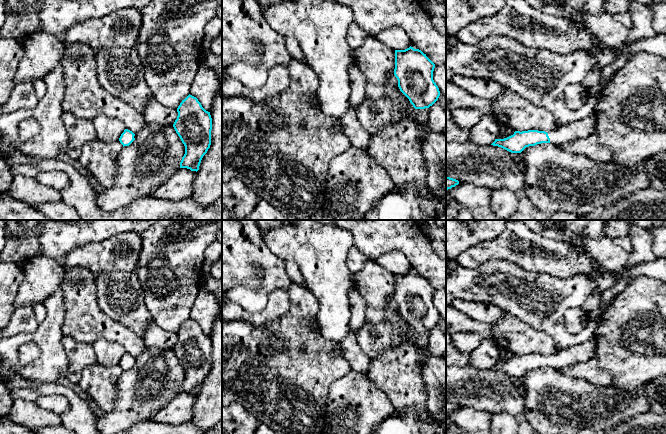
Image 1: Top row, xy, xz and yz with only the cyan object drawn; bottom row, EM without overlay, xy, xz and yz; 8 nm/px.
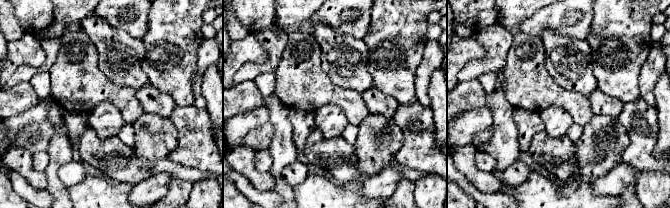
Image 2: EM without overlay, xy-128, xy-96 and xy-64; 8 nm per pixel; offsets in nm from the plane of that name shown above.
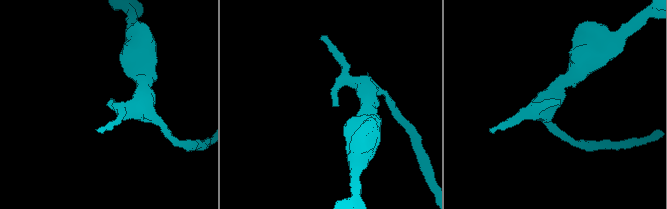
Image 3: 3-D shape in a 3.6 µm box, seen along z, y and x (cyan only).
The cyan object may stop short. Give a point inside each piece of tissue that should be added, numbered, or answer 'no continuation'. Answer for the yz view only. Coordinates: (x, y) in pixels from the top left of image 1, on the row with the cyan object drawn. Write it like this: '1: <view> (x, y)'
1: yz (581, 128)

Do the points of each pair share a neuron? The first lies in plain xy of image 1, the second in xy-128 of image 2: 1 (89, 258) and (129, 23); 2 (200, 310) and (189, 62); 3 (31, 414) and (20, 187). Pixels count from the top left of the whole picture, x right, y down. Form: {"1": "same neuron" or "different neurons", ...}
{"1": "same neuron", "2": "different neurons", "3": "different neurons"}

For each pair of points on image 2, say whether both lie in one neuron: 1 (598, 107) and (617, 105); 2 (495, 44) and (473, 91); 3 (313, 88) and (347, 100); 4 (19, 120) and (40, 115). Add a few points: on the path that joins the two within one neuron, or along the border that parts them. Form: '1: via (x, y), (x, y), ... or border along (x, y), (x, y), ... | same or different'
1: via (603, 105), (612, 105) | same
2: border along (477, 78), (459, 82) | different
3: via (321, 90), (339, 96) | same
4: via (24, 119), (35, 115) | same

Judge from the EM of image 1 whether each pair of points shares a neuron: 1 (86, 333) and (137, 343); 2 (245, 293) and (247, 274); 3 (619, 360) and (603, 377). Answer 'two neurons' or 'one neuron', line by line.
1: one neuron
2: two neurons
3: two neurons

